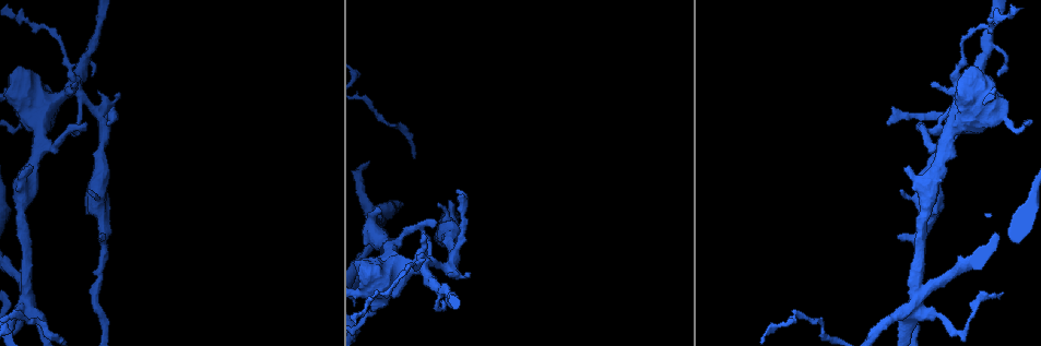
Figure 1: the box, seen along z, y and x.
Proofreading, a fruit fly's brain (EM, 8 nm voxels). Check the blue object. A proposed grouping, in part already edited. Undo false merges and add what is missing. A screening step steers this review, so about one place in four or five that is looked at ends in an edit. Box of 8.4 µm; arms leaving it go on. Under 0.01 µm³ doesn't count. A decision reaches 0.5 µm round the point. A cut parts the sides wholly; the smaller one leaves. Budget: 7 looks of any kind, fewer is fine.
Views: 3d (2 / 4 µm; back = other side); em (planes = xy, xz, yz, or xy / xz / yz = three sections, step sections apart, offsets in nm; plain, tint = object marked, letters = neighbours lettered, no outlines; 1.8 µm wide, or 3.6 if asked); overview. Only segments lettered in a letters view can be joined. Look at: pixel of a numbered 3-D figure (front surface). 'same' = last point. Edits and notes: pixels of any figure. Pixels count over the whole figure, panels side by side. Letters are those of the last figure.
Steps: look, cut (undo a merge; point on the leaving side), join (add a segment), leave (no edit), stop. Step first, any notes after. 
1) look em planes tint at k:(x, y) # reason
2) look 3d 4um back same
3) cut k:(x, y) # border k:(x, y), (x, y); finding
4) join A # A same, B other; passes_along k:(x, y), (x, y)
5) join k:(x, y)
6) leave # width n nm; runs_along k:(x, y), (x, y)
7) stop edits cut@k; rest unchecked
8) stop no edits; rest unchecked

look em xz step 16 tint at 1:(103, 126) # four arms meet

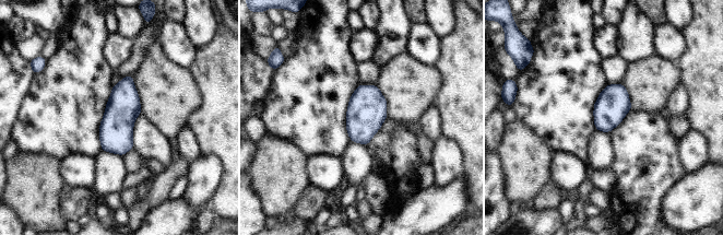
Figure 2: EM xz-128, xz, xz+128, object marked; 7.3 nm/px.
look em planes letters same # another direction

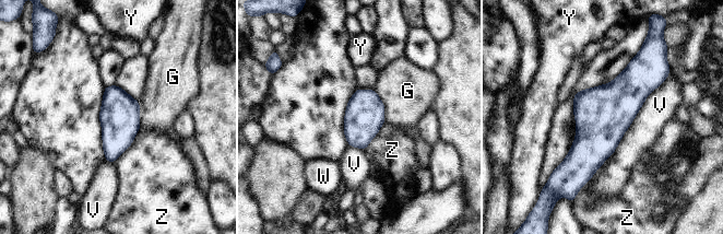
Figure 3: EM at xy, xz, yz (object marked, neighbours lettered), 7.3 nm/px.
leave # G other, V other, W other, Y other, Z other; border 3:(607, 156), (593, 176), (579, 190); all the same cell

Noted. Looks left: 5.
look em 3.6um planes letters at 1:(908, 169)

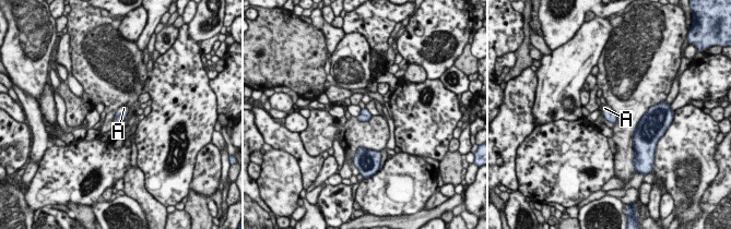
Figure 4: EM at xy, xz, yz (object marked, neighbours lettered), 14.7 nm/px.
join 4:(604, 108) # A same; it goes on there

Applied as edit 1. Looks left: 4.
look em planes letters at 1:(917, 299) # abrupt turn

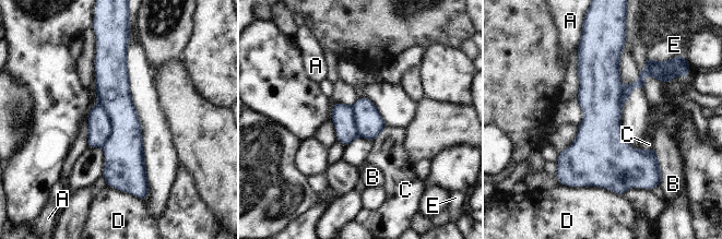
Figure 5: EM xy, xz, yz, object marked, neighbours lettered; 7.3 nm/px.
cut 5:(99, 123) # width 260 nm; A other, B other, C other, D other, E other; part_leaving 5:(648, 72), (626, 92), (622, 100); two cells meet here

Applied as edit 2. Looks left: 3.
stop edits join@4, cut@5; rest unchecked

